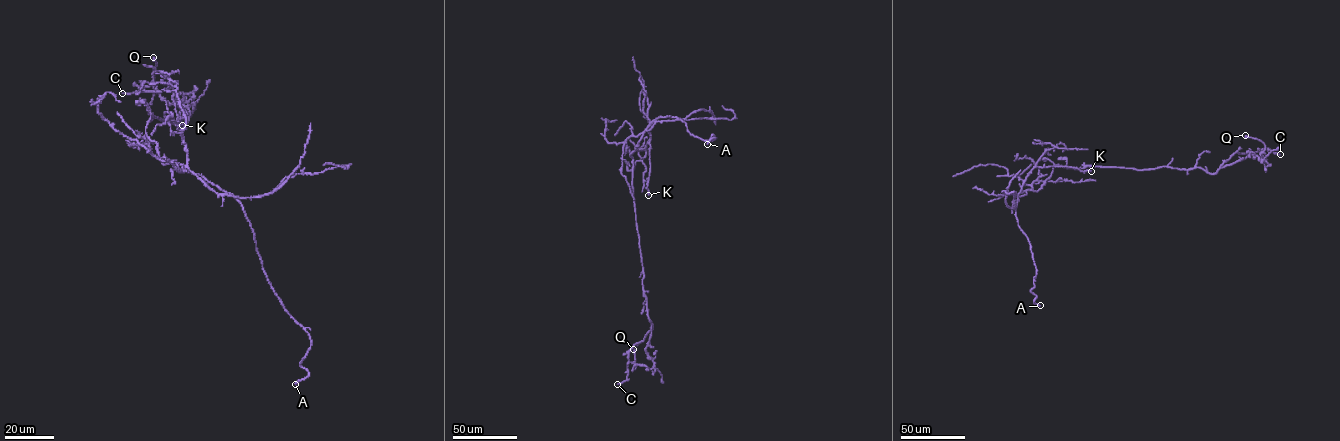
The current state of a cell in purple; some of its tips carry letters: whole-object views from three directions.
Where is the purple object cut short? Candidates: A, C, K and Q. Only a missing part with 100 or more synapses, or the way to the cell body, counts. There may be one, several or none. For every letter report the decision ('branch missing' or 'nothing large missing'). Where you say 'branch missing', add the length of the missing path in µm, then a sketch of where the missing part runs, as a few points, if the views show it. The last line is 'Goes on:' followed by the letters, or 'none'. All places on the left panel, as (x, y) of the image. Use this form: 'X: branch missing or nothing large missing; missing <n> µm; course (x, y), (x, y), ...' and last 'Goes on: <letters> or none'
A: branch missing; missing 8 µm; course (295, 384), (282, 389)
C: nothing large missing
K: nothing large missing
Q: nothing large missing
Goes on: A

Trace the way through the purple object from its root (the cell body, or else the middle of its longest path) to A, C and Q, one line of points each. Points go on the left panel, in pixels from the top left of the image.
A: (153, 116), (146, 135), (162, 162), (241, 204), (271, 288), (311, 340), (300, 362), (308, 375), (295, 384)
C: (153, 116), (178, 118), (181, 131), (189, 109), (172, 88), (142, 91), (141, 81), (140, 90), (122, 93)
Q: (153, 116), (178, 118), (181, 131), (187, 114), (176, 98), (187, 93), (192, 104), (160, 96), (153, 57)

